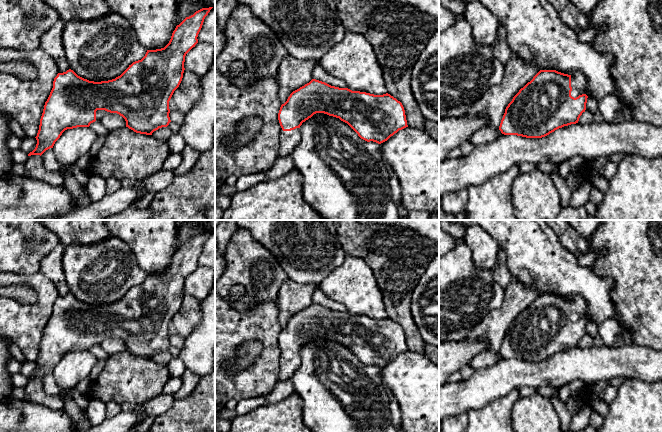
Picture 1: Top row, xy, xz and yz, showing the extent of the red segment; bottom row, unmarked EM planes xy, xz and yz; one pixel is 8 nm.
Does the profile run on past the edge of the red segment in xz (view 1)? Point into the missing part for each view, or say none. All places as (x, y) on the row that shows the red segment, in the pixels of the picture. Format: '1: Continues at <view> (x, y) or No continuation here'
1: Continues at xz (288, 140)

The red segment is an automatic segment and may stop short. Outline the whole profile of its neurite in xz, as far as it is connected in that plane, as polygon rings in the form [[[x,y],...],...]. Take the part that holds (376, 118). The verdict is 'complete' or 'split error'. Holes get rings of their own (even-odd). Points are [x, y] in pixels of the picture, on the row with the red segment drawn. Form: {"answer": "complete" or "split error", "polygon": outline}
{"answer": "split error", "polygon": [[[312,79],[293,91],[280,107],[278,120],[283,132],[279,157],[292,153],[301,140],[300,126],[316,113],[339,118],[361,139],[378,144],[408,127],[402,103],[390,94],[352,91]]]}

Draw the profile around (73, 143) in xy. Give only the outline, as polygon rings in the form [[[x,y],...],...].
[[[89,127],[65,130],[53,146],[56,160],[63,166],[75,164],[81,156],[89,153],[97,136]]]

